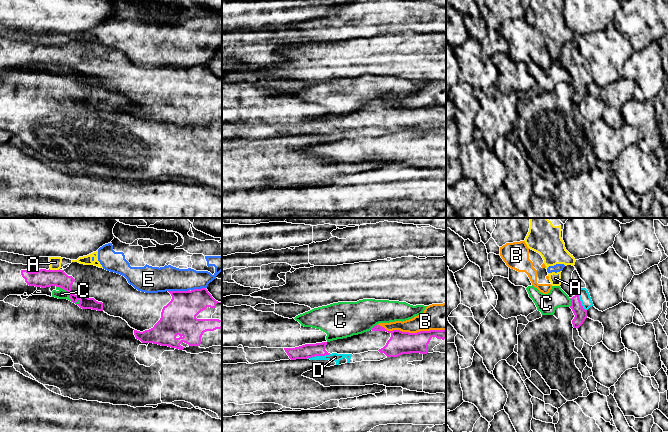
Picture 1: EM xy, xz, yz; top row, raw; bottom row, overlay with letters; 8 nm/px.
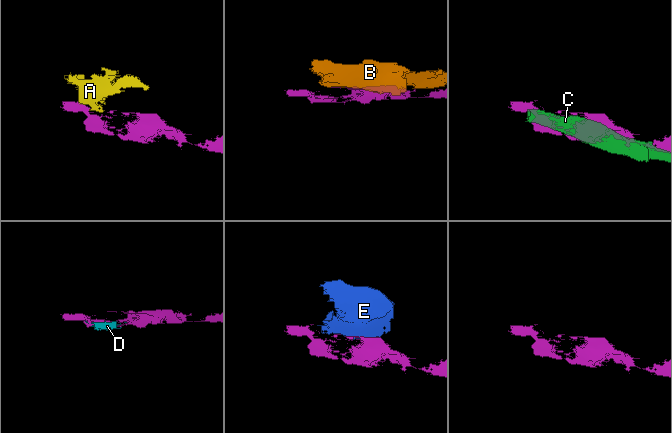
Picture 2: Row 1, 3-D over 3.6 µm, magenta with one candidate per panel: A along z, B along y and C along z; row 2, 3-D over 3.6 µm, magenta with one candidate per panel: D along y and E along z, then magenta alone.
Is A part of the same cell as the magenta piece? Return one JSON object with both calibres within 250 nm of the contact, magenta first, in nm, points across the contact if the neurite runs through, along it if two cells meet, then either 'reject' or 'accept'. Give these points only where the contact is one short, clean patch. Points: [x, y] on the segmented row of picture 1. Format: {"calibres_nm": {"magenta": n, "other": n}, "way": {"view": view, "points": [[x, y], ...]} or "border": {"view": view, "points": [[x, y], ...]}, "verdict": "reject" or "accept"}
{"calibres_nm": {"magenta": 150, "other": 100}, "border": {"view": "xy", "points": [[49, 268], [59, 269]]}, "verdict": "reject"}

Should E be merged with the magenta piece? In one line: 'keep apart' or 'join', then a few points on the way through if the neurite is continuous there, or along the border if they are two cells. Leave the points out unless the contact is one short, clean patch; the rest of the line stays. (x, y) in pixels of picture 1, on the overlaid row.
keep apart

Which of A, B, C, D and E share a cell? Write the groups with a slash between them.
A E / B / C / D

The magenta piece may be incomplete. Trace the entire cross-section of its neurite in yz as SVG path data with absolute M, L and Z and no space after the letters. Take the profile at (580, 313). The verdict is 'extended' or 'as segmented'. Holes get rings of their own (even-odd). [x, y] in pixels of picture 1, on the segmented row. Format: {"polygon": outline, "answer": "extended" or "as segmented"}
{"polygon": "M567 265L563 268L560 287L571 299L570 308L575 315L572 324L578 329L587 318L587 310L594 305L585 282L574 266Z", "answer": "extended"}

